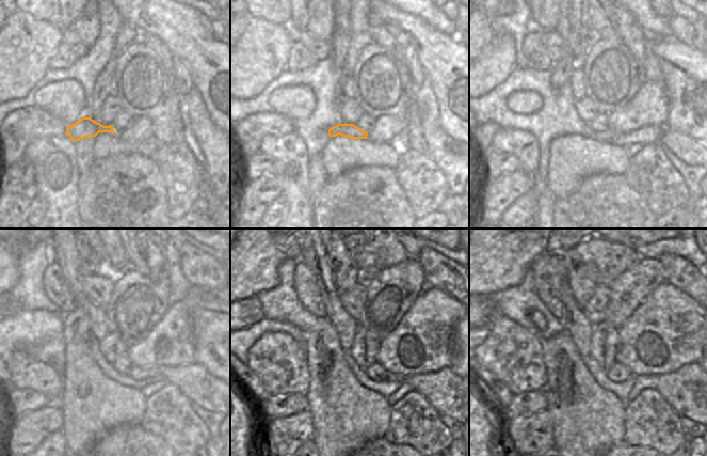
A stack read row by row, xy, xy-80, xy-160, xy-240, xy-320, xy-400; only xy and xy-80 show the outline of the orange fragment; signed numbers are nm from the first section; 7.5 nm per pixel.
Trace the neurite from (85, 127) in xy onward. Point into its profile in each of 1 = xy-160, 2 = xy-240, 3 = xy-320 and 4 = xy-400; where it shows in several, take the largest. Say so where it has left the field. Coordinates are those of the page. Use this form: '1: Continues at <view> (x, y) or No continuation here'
1: Continues at xy-160 (603, 137)
2: Continues at xy-240 (202, 388)
3: Continues at xy-320 (446, 391)
4: Continues at xy-400 (686, 390)

